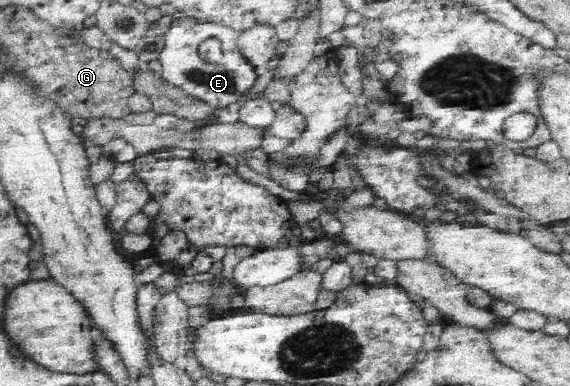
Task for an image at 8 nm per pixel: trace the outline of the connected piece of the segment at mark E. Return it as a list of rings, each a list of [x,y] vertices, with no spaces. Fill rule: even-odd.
[[[191,17],[173,19],[171,29],[164,35],[165,45],[158,59],[163,67],[161,77],[171,85],[181,88],[187,95],[215,105],[218,109],[236,102],[257,81],[254,69],[247,64],[247,60],[238,48],[239,36],[230,27],[216,23],[197,23]],[[216,36],[221,39],[223,53],[219,61],[209,63],[199,55],[199,47],[207,39]]]

